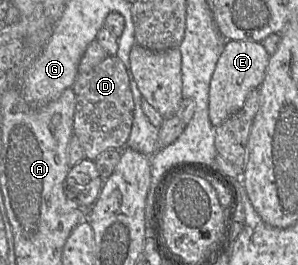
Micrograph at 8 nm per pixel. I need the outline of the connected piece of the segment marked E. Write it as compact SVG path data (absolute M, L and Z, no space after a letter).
M226 40L210 81L208 110L213 127L216 128L239 111L250 92L260 87L269 59L270 55L261 42Z

